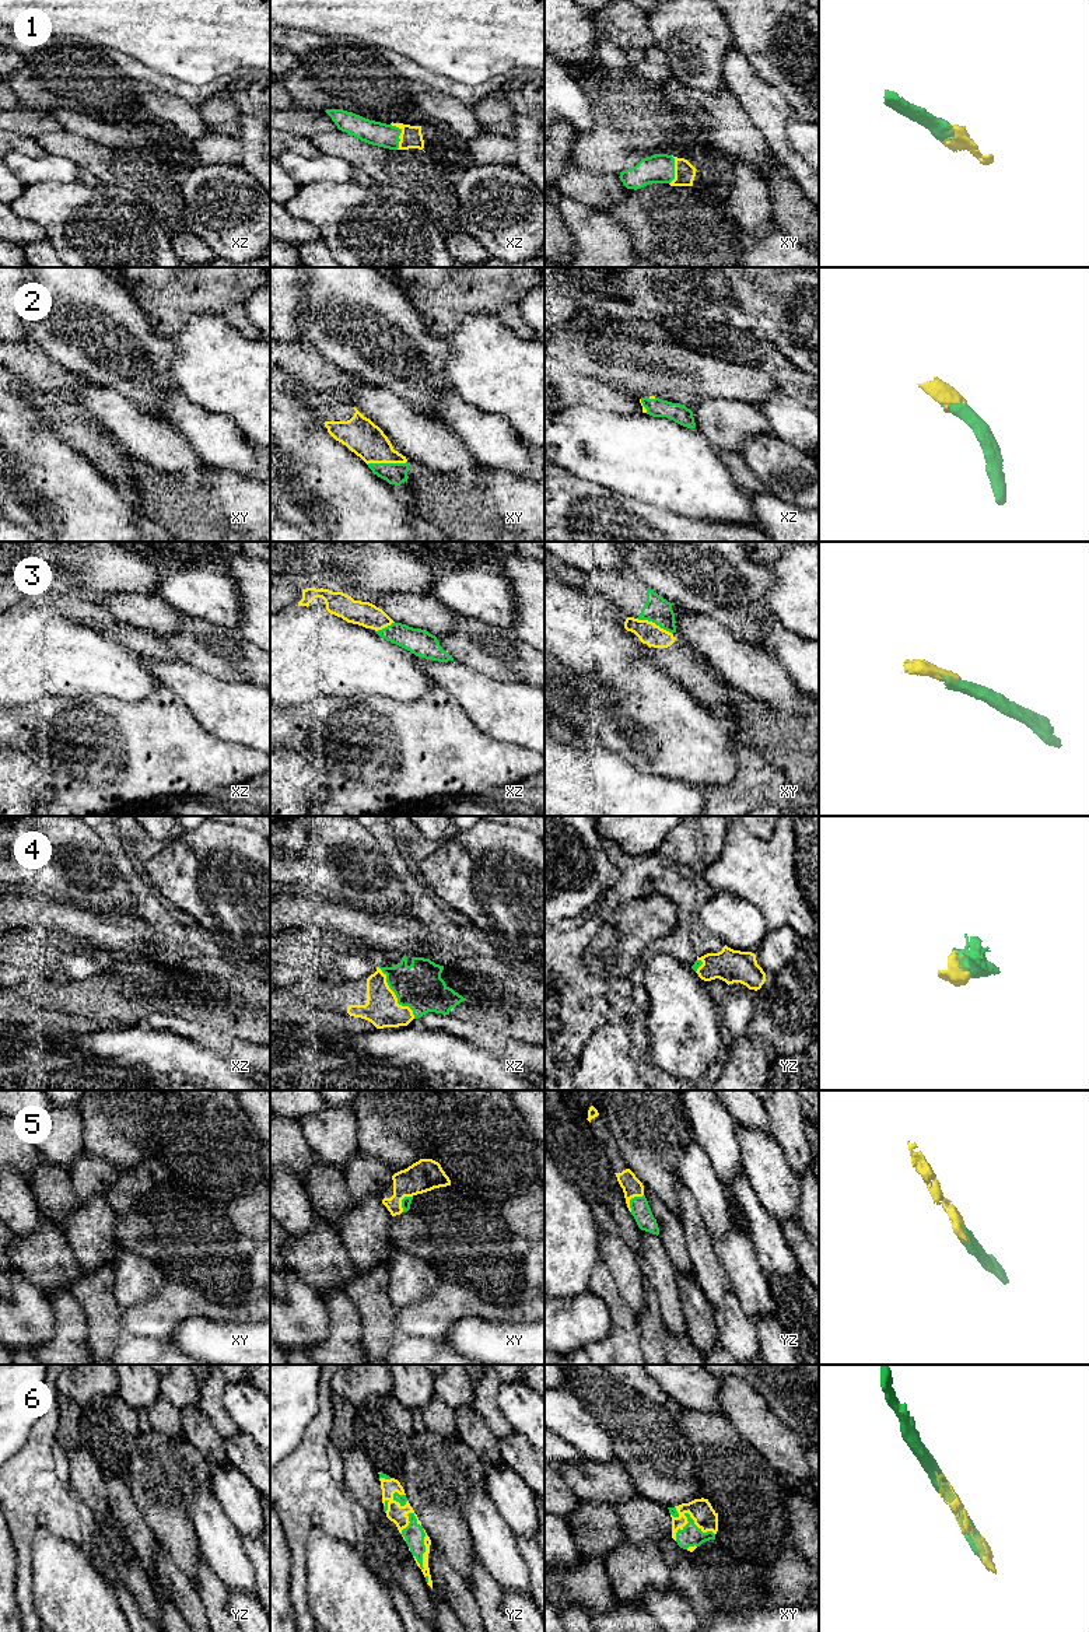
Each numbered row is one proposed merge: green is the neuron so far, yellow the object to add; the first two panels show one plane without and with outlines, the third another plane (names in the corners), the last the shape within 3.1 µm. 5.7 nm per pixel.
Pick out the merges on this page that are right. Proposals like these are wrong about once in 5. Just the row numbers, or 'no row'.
1, 2, 4, 5, 6

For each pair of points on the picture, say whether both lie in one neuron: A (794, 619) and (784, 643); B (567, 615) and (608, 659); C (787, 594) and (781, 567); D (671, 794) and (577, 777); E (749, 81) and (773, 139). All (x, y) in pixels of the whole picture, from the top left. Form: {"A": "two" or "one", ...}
{"A": "two", "B": "one", "C": "one", "D": "one", "E": "one"}

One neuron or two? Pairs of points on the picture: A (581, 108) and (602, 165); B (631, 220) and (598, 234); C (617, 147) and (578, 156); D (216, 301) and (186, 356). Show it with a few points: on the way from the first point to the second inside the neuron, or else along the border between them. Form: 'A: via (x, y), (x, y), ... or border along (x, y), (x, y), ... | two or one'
A: border along (575, 130), (588, 136) | two
B: border along (609, 213), (627, 233), (636, 252) | two
C: via (608, 154), (588, 156) | one
D: border along (179, 331), (192, 315), (220, 315), (238, 331) | two

